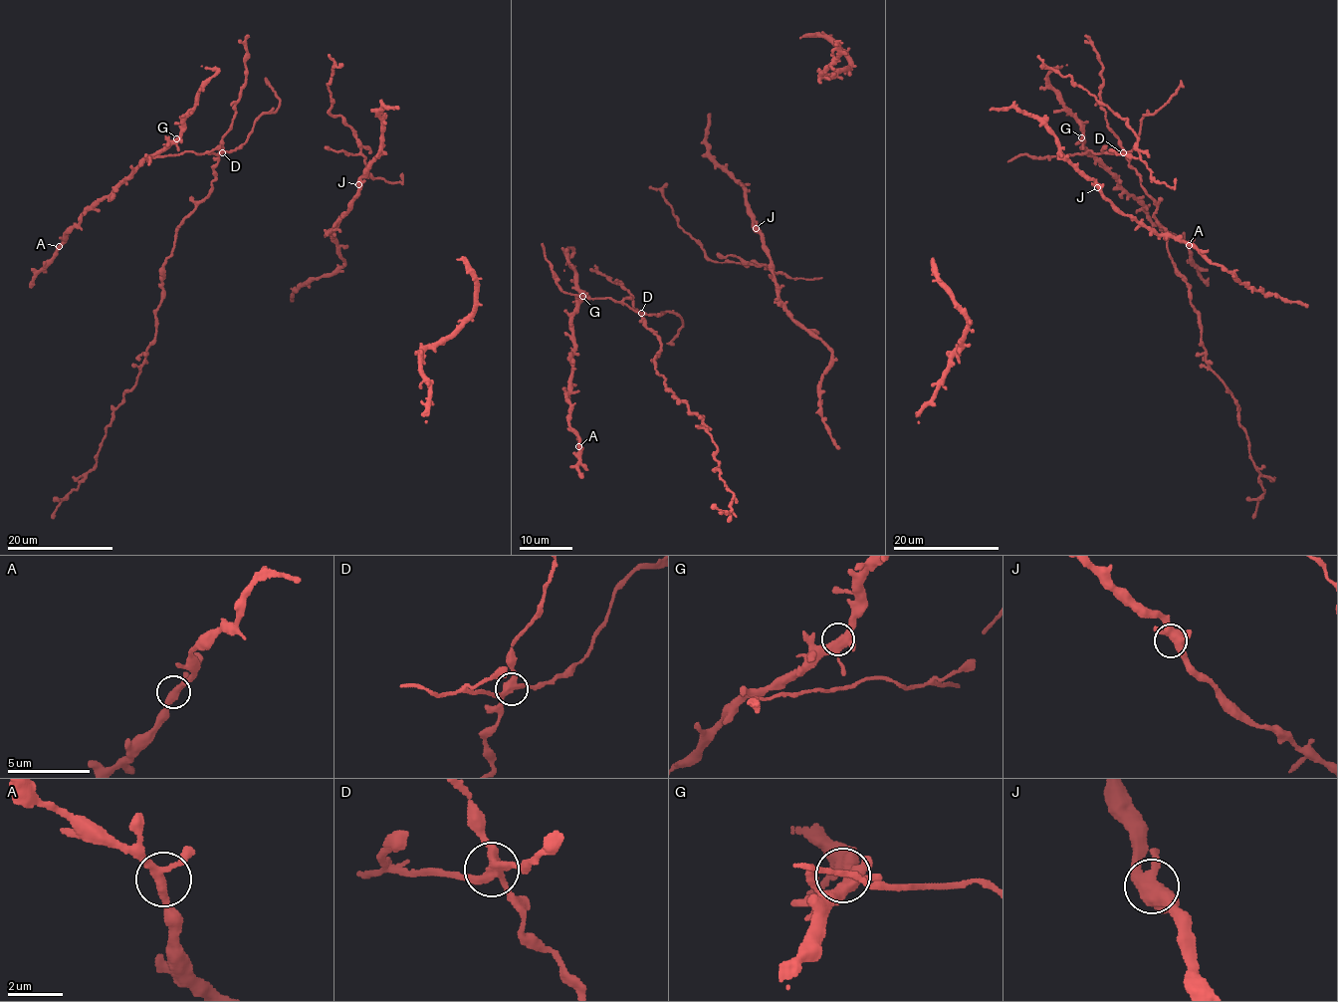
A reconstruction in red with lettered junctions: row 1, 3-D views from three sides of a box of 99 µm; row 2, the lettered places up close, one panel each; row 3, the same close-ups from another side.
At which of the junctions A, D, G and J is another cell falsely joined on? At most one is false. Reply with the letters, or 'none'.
D

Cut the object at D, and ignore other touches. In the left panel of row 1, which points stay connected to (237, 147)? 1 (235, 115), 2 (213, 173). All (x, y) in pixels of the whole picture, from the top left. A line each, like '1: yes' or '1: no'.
1: no
2: no

